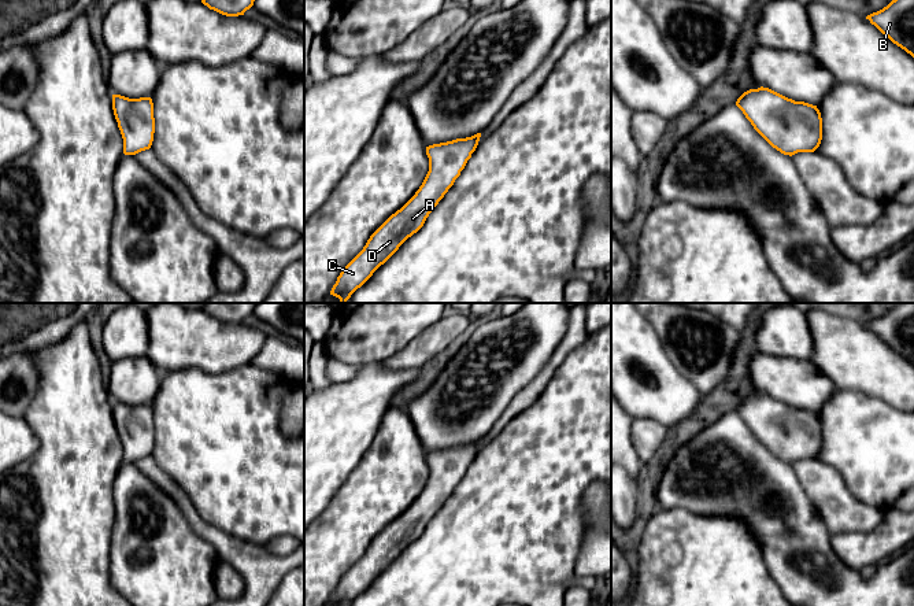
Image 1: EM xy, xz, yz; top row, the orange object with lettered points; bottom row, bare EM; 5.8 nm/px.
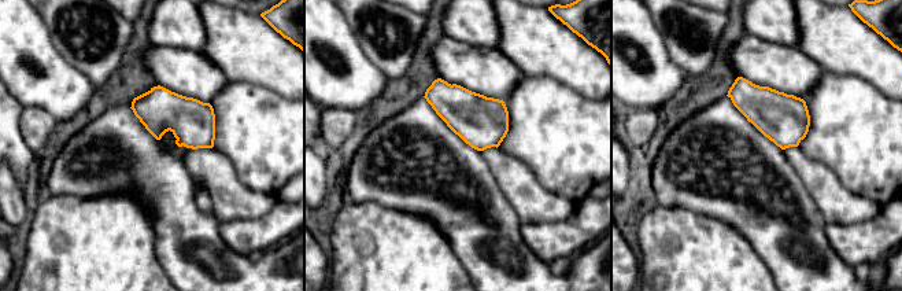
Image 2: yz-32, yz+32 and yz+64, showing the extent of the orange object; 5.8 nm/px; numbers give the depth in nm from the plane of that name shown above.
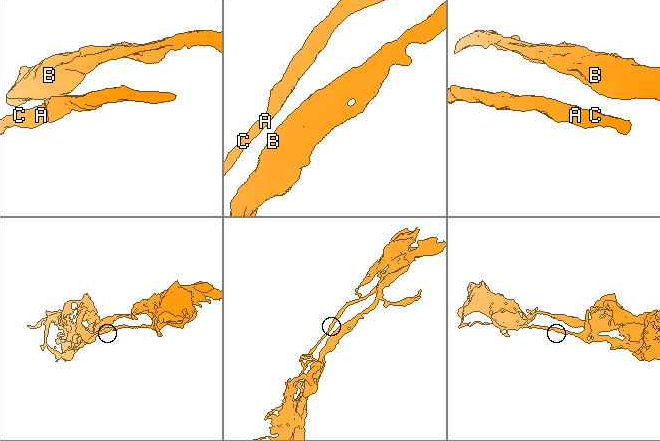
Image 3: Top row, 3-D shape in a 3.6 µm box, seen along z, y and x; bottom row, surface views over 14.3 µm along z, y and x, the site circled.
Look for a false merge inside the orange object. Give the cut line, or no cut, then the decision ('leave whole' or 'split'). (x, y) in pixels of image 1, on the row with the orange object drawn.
cut none; leave whole

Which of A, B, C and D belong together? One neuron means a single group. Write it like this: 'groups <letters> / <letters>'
groups A B C D

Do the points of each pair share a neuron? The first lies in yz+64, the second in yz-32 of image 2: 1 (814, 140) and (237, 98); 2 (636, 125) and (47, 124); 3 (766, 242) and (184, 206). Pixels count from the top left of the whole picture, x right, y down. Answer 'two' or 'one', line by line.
1: one
2: one
3: one

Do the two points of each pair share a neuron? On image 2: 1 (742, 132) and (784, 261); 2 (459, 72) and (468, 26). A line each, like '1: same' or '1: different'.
1: same
2: different

